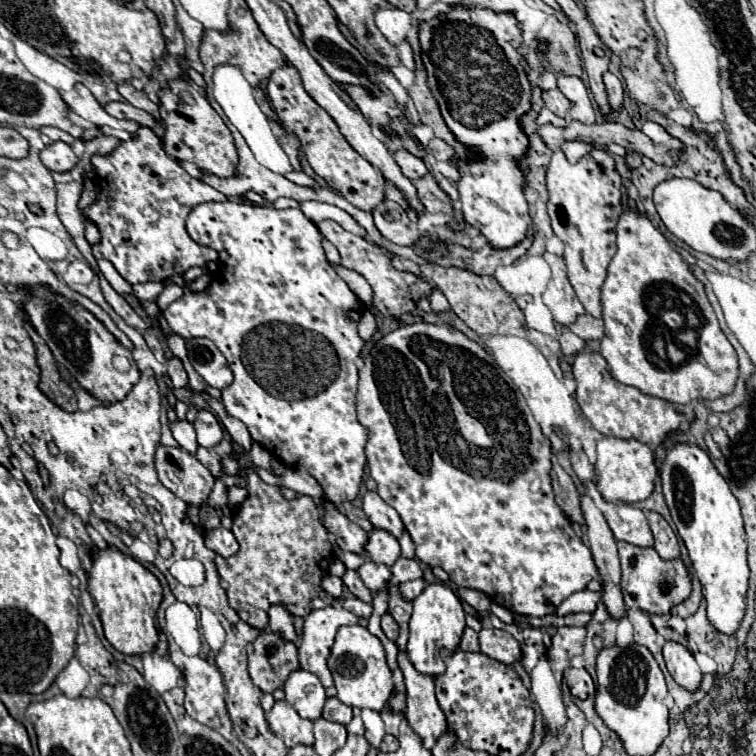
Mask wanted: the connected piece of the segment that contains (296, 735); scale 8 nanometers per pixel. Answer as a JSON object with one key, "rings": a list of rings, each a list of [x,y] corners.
{"rings":[[[285,700],[273,704],[267,722],[275,736],[287,738],[293,744],[313,744],[313,722],[301,718]]]}

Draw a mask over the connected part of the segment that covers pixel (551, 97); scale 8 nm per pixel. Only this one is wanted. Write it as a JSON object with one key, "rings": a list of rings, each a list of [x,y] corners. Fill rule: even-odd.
{"rings":[[[555,88],[555,90],[543,90],[543,92],[541,92],[541,98],[543,98],[545,106],[547,106],[551,112],[559,114],[559,116],[565,116],[565,112],[571,108],[571,104],[567,104],[567,98],[565,98],[557,88]]]}

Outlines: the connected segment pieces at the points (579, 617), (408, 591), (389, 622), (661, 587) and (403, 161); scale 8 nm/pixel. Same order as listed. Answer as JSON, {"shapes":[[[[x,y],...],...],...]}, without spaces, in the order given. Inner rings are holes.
{"shapes":[[[[569,614],[561,618],[561,624],[565,626],[585,626],[591,620],[591,614]]],[[[409,580],[409,582],[403,582],[403,584],[399,586],[401,598],[403,598],[405,602],[413,602],[415,596],[423,590],[423,584],[425,584],[425,580]]],[[[385,614],[385,616],[381,618],[381,630],[383,630],[383,634],[385,634],[391,642],[395,642],[397,636],[399,636],[399,626],[397,626],[397,622],[393,620],[391,614]]],[[[621,540],[617,542],[617,548],[621,560],[621,594],[629,608],[637,608],[647,614],[669,614],[673,606],[689,598],[691,580],[681,558],[663,560],[655,548],[641,548]]],[[[401,148],[401,150],[395,150],[393,152],[393,158],[397,162],[397,166],[401,168],[401,172],[409,178],[409,180],[417,180],[419,176],[425,176],[427,174],[427,168],[423,164],[423,160],[415,154],[411,154],[409,150]]]]}

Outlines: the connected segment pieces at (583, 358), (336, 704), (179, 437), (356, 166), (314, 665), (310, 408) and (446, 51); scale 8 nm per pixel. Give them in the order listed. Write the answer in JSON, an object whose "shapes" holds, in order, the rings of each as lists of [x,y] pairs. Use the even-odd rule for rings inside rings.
{"shapes":[[[[581,352],[573,362],[573,378],[577,382],[575,398],[583,412],[583,416],[591,422],[591,426],[603,436],[613,438],[635,438],[643,444],[661,444],[669,432],[679,430],[679,426],[691,420],[691,406],[673,404],[655,396],[647,396],[641,390],[611,380],[607,372],[607,362],[601,354]]],[[[327,698],[321,716],[329,722],[339,722],[339,724],[345,726],[345,724],[351,722],[351,708],[337,698]]],[[[175,420],[171,424],[171,432],[173,432],[173,438],[179,442],[179,446],[187,452],[195,452],[195,448],[199,446],[197,444],[197,438],[195,438],[195,430],[193,426],[187,422],[187,420]]],[[[285,64],[283,68],[277,68],[267,82],[267,96],[271,100],[271,106],[277,114],[277,118],[301,138],[301,152],[313,166],[313,170],[327,180],[327,184],[335,190],[339,190],[351,204],[357,208],[375,208],[375,190],[383,190],[383,176],[381,172],[369,164],[363,156],[359,156],[353,146],[343,138],[339,132],[335,120],[305,92],[299,72]]],[[[327,606],[321,610],[311,610],[305,616],[303,634],[297,642],[299,668],[317,674],[321,684],[329,688],[333,684],[333,676],[327,668],[327,656],[331,652],[335,632],[339,626],[357,622],[359,618],[353,612],[345,610],[343,606]]],[[[207,202],[199,204],[189,212],[187,218],[187,232],[189,236],[207,248],[223,248],[229,252],[229,260],[223,264],[221,272],[217,272],[203,292],[185,292],[181,298],[177,298],[173,304],[169,304],[163,312],[163,318],[167,320],[173,334],[179,334],[183,338],[209,338],[215,342],[215,346],[221,350],[221,354],[227,358],[235,380],[231,386],[223,388],[223,404],[227,412],[241,420],[251,438],[257,440],[265,450],[271,452],[277,460],[283,460],[289,468],[309,472],[325,490],[325,498],[329,498],[335,504],[351,502],[359,494],[359,486],[365,474],[365,456],[363,456],[363,444],[367,442],[367,428],[363,428],[355,420],[355,392],[357,392],[357,366],[355,358],[359,356],[363,348],[363,340],[357,332],[357,322],[361,320],[361,312],[365,306],[357,300],[357,296],[349,290],[349,286],[337,276],[337,272],[331,268],[331,264],[325,258],[323,246],[321,246],[321,232],[317,226],[303,216],[299,208],[287,208],[287,210],[275,210],[273,206],[255,206],[255,204],[235,204],[235,202]]],[[[455,6],[455,10],[443,16],[421,22],[419,40],[421,40],[421,60],[427,68],[427,82],[441,108],[441,114],[449,130],[463,144],[481,150],[481,160],[471,160],[459,166],[459,172],[461,172],[459,194],[461,194],[463,220],[469,226],[477,228],[493,248],[497,250],[513,248],[525,240],[531,228],[529,204],[523,196],[525,172],[519,170],[517,166],[517,160],[525,154],[529,146],[527,136],[521,132],[519,116],[531,108],[531,92],[529,92],[529,84],[521,84],[517,66],[511,66],[505,56],[509,46],[515,52],[517,44],[523,40],[519,24],[509,14]]]]}

